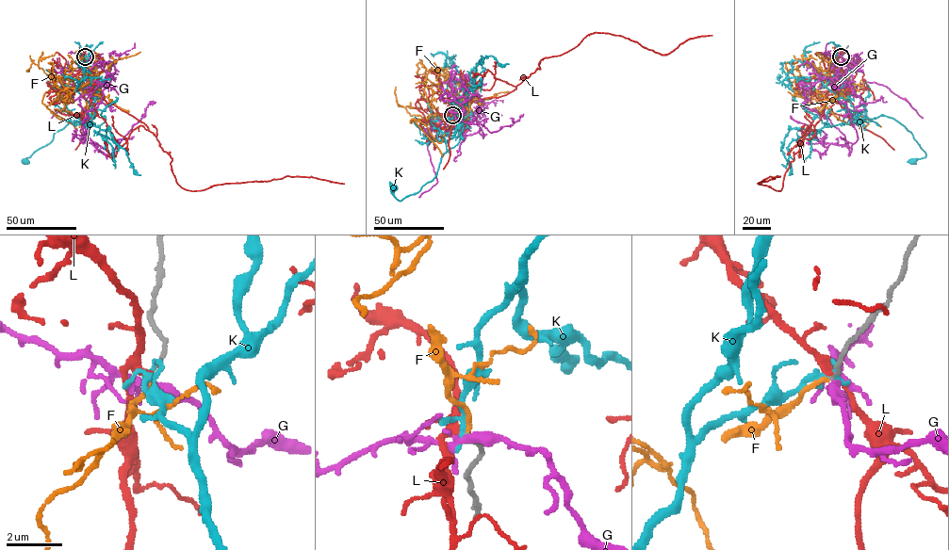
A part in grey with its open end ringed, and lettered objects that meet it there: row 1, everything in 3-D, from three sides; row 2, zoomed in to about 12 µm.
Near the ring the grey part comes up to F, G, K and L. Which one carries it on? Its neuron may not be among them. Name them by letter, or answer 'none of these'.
F

